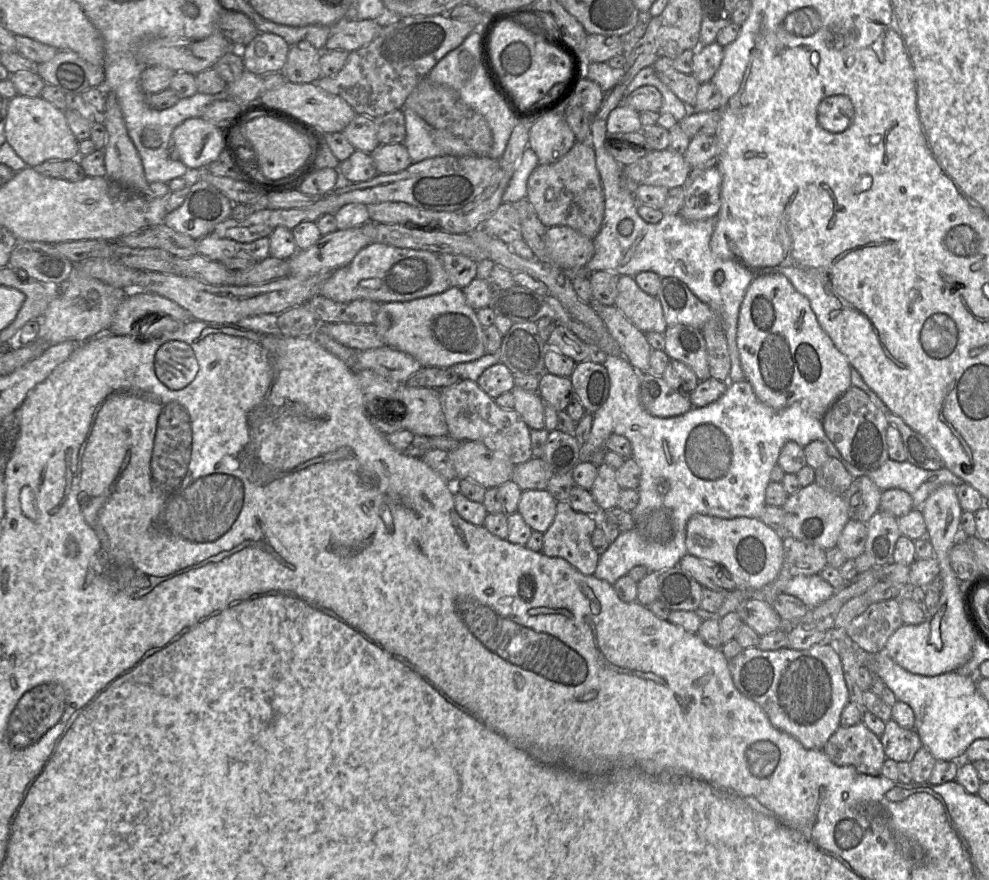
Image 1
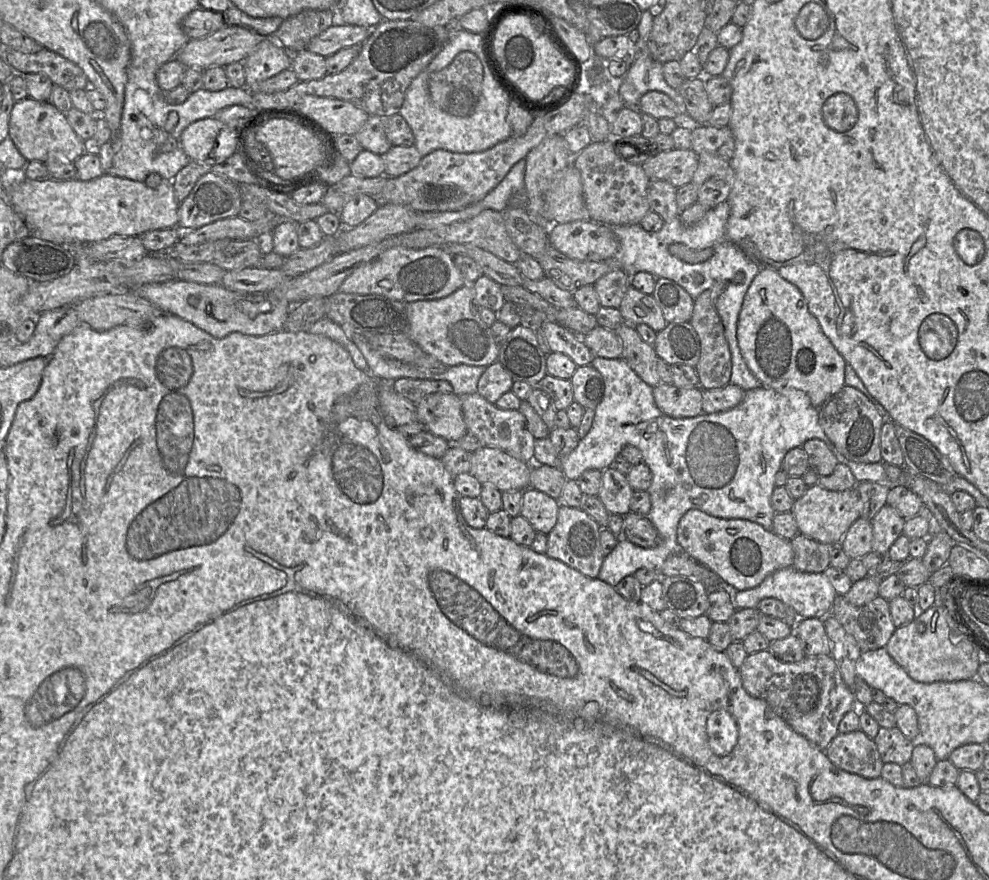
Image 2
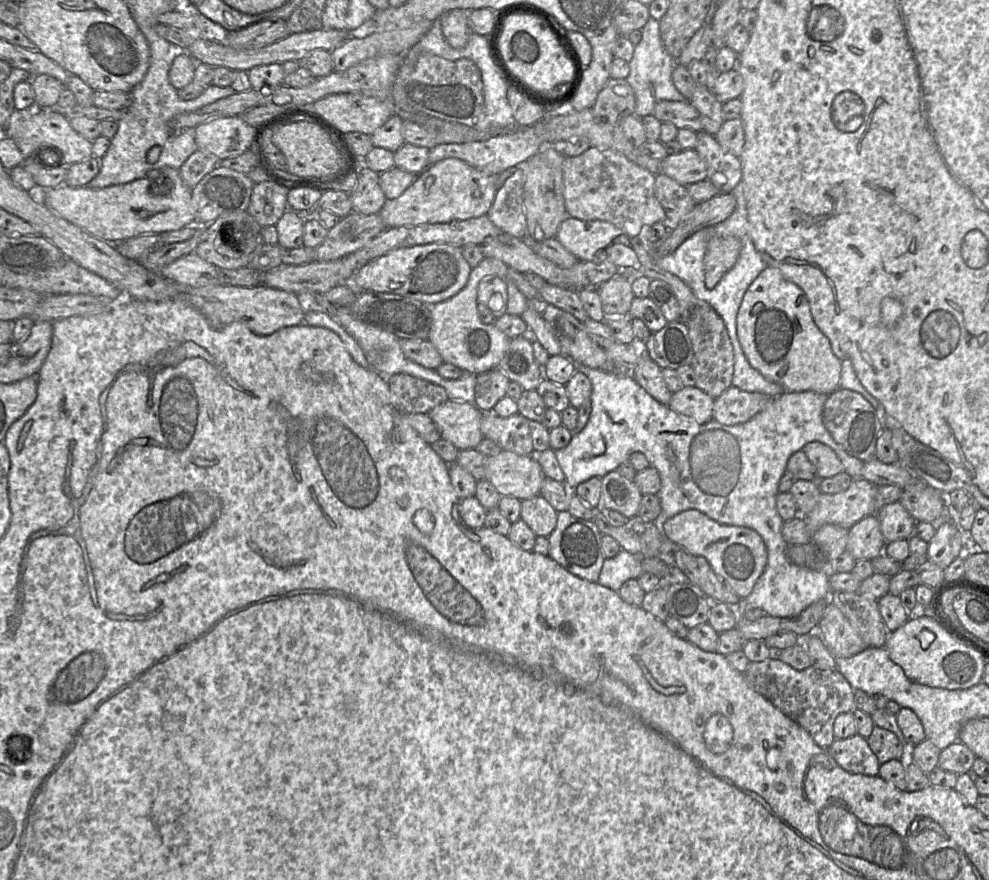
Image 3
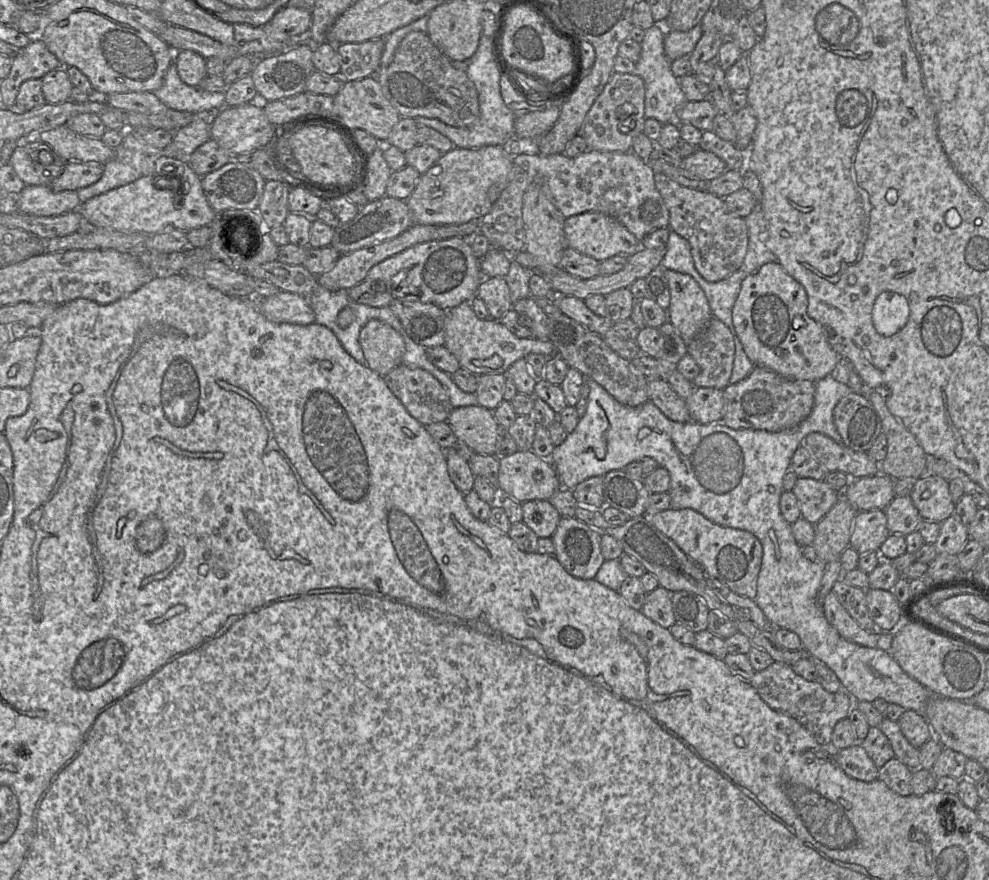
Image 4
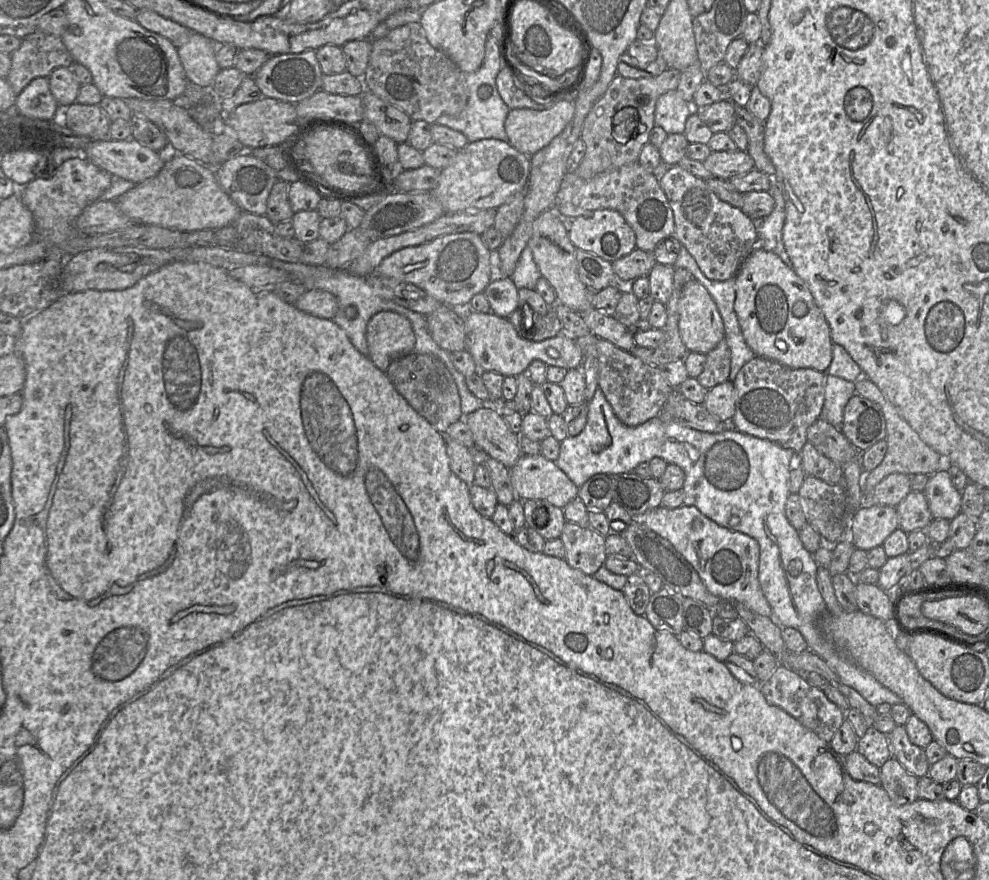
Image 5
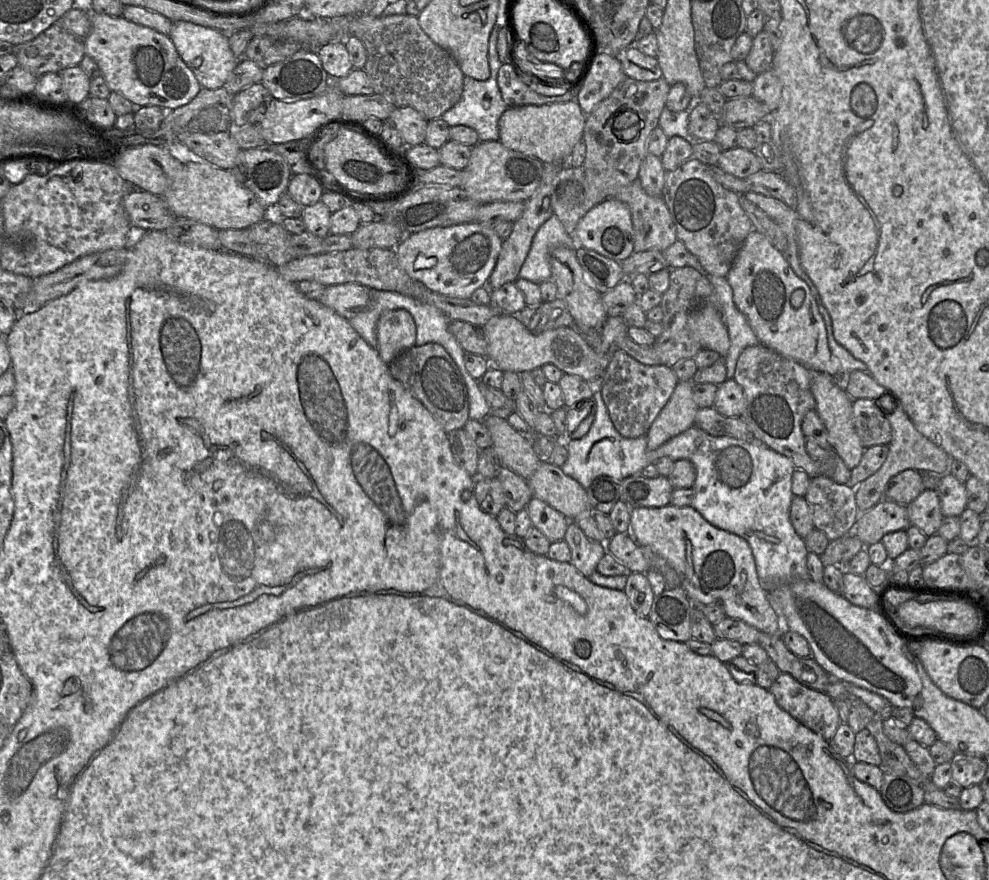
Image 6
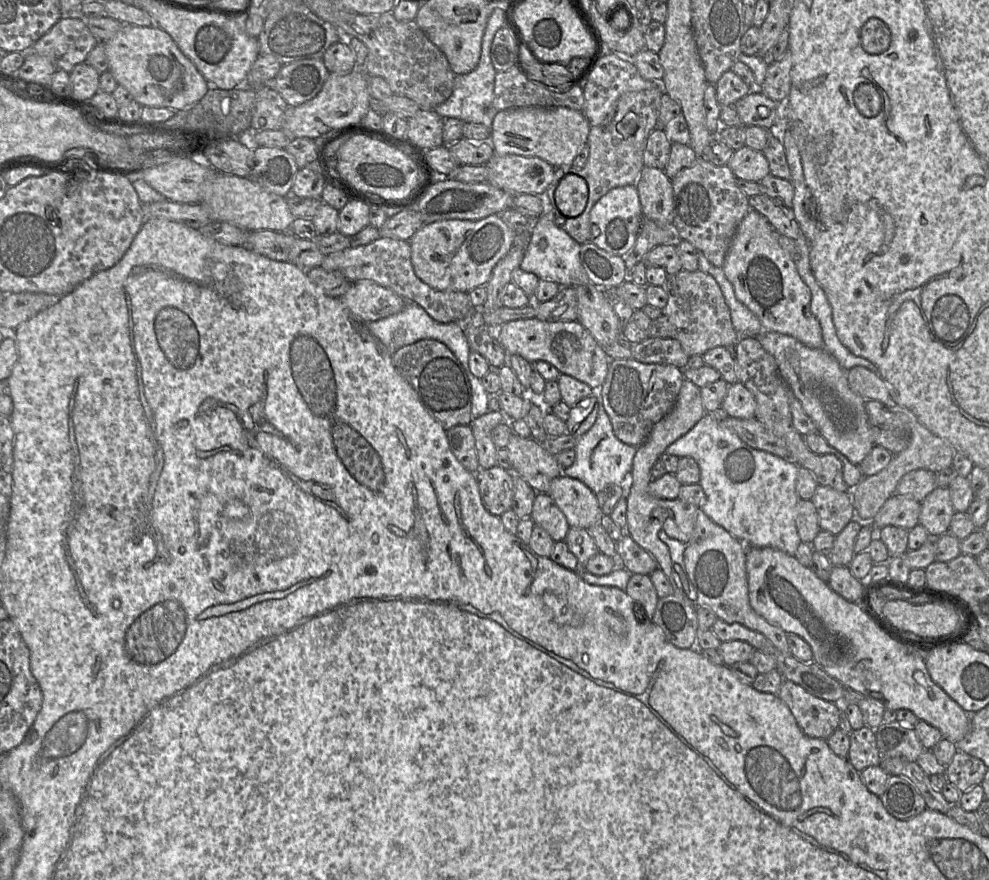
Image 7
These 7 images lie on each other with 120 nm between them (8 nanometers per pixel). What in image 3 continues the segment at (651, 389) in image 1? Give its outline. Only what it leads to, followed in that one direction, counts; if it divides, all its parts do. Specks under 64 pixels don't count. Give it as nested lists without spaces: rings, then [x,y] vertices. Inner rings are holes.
[[[687,386],[672,394],[668,407],[703,424],[713,419],[714,400],[696,386]]]

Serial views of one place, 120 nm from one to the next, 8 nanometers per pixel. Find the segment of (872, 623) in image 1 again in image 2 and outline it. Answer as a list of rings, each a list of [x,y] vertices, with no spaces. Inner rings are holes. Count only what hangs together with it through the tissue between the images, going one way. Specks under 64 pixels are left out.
[[[837,595],[831,613],[854,637],[862,652],[884,647],[896,629],[889,601],[879,595],[861,606],[850,604],[844,595]]]

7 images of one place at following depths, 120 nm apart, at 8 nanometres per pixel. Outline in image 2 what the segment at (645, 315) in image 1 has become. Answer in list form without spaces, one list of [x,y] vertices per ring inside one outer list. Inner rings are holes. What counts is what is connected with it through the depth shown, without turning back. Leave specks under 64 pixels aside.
[[[633,286],[628,288],[618,310],[625,323],[633,326],[645,324],[656,333],[668,325],[654,297],[638,291]]]

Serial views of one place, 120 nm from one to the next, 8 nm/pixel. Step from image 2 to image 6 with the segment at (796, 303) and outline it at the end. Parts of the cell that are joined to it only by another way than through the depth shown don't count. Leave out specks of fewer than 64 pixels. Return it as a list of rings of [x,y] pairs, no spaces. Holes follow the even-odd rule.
[[[753,230],[746,237],[726,278],[733,290],[733,300],[736,307],[746,317],[761,344],[789,359],[800,362],[811,371],[820,371],[832,377],[846,379],[845,376],[839,375],[839,359],[831,354],[825,323],[809,286],[795,274],[784,255],[774,247],[765,235]],[[797,289],[802,289],[805,292],[805,298],[799,308],[794,308],[790,303],[790,297]]]

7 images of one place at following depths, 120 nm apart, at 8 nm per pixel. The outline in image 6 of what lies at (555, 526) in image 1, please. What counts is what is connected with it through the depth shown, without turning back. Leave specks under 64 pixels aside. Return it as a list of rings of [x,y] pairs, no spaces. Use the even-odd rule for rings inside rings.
[[[569,522],[564,540],[571,550],[570,563],[589,577],[607,552],[605,542],[588,538],[575,522]]]

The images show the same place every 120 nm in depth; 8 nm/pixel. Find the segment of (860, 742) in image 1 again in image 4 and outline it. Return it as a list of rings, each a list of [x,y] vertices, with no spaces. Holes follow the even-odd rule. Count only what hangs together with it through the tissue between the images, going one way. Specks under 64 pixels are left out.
[[[859,742],[838,751],[836,759],[849,777],[865,782],[878,779],[879,769]]]

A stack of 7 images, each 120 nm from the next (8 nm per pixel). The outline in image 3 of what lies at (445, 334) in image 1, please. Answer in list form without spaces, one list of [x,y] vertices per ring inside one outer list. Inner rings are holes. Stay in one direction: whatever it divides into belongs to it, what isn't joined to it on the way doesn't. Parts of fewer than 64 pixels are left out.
[[[484,257],[472,269],[465,287],[453,297],[435,304],[431,304],[430,312],[432,325],[428,340],[440,353],[443,362],[451,363],[469,373],[479,375],[498,368],[504,357],[511,338],[492,324],[485,324],[480,320],[477,305],[478,284],[486,277],[506,277],[509,267],[501,260]]]

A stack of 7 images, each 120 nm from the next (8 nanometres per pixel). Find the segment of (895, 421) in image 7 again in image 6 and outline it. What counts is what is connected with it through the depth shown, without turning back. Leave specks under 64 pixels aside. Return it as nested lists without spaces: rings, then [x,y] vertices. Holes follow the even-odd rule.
[[[871,399],[852,400],[852,419],[863,447],[889,445],[892,428],[888,419]]]

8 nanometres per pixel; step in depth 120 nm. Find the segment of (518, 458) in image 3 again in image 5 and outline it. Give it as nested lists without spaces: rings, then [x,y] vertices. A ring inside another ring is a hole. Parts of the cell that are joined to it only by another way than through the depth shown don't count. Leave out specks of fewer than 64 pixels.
[[[541,454],[521,455],[510,468],[511,483],[519,500],[546,500],[564,508],[578,497],[578,487],[556,465]]]

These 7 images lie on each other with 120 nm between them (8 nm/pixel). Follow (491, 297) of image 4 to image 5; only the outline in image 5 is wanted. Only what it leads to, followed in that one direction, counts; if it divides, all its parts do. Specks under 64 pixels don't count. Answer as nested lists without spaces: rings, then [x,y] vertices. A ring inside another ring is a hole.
[[[495,276],[483,291],[489,304],[490,312],[507,318],[519,307],[518,288],[510,277]]]

